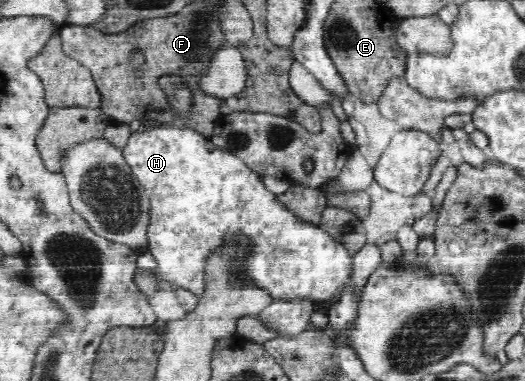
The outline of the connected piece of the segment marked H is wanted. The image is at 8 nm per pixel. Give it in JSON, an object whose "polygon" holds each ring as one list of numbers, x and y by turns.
{"polygon":[[169,124,162,127,146,128,142,133,134,132,122,150,126,163,129,164,133,171,133,176,142,184,142,187,145,188,145,192,150,198,150,211,147,212,150,214,150,227,148,227,147,231,147,246,145,249,152,254,152,257,158,263,156,271,158,271,162,280,170,282,175,287,186,289,200,298,200,295,204,291,204,267,207,265,208,255,222,245,221,239,225,236,226,232,235,232,236,230,239,232,241,230,245,235,250,236,255,241,255,251,252,256,245,258,244,262,237,262,235,265,239,267,239,271,245,277,249,277,255,283,259,283,259,287,262,287,262,289,267,289,273,299,296,299,296,297,303,297,303,299,313,301,313,304,325,303,326,301,330,301,338,293,338,289,345,288,349,283,353,273,353,262,347,249,340,243,337,243,319,225,303,222,295,213,292,213,292,211,284,206,283,203,276,201,274,193,268,191,266,185,264,185,264,181,262,180,264,179,263,175,252,171,246,163,238,159,237,155,214,147,210,139,200,135,197,131,190,128,170,127]]}

